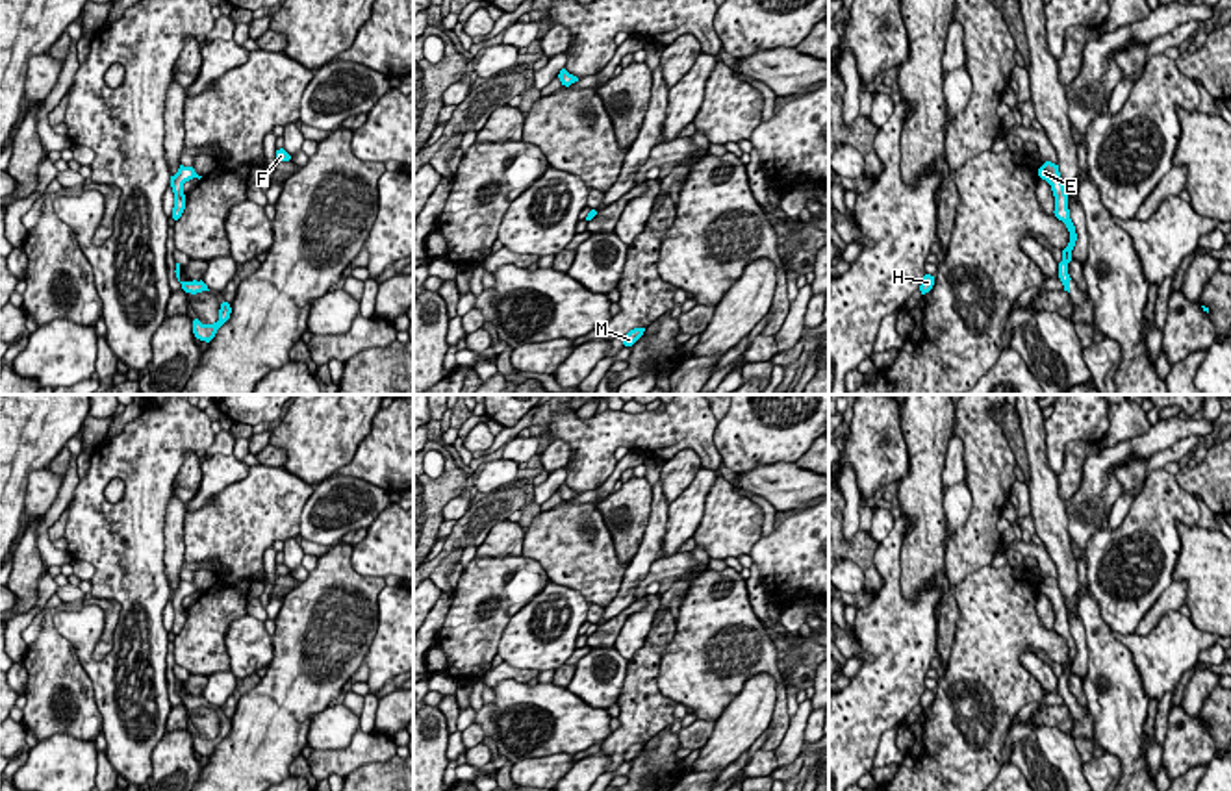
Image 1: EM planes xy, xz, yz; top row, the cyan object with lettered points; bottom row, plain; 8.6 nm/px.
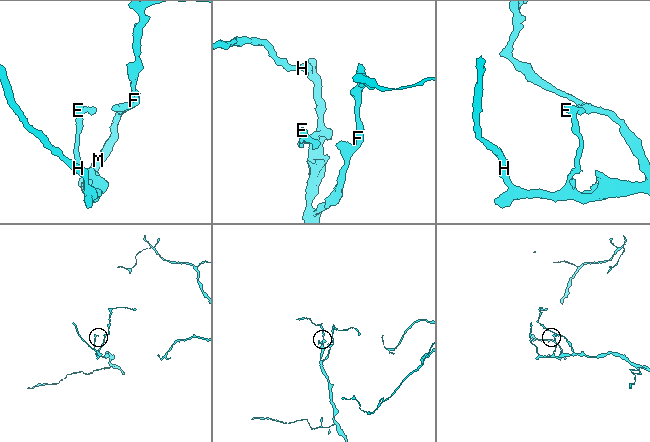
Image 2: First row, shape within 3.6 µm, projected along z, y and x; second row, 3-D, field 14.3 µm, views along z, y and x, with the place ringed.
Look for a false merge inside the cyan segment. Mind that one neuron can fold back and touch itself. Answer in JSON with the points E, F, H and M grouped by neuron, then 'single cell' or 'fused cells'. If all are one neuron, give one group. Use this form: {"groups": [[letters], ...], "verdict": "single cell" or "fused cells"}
{"groups": [["E", "F", "H", "M"]], "verdict": "single cell"}

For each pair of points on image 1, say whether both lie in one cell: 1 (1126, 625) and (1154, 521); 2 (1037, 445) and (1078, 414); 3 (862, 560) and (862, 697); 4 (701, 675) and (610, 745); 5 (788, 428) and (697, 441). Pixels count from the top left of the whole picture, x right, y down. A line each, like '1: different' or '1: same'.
1: same
2: different
3: different
4: different
5: different

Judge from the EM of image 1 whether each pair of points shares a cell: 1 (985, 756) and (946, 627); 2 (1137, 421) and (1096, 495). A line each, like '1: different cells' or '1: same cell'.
1: different cells
2: different cells

